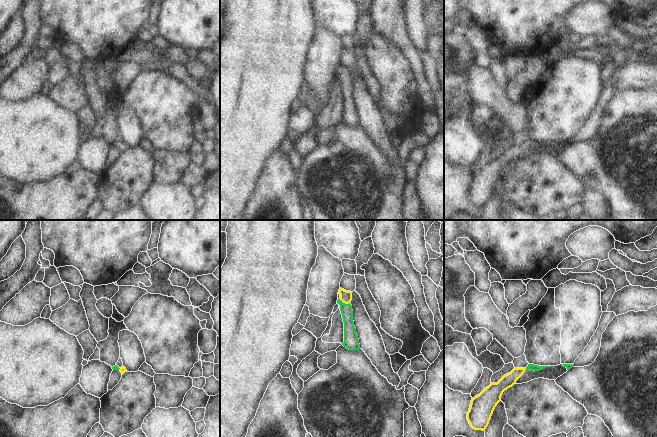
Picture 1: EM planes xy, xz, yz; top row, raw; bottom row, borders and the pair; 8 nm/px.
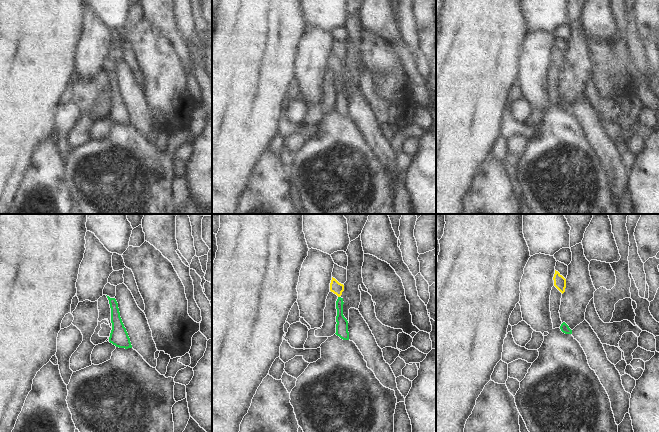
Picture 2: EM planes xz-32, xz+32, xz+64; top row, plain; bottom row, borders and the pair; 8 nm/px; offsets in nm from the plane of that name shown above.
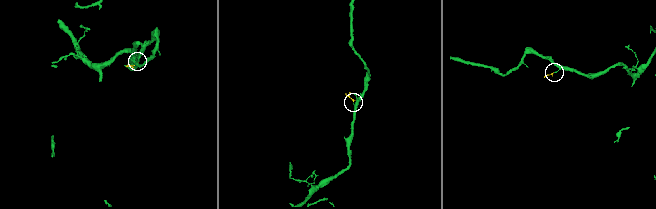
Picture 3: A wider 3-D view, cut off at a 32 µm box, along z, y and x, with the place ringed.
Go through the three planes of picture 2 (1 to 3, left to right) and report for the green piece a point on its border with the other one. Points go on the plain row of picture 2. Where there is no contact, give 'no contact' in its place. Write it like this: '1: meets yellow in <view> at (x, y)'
1: no contact
2: no contact
3: no contact

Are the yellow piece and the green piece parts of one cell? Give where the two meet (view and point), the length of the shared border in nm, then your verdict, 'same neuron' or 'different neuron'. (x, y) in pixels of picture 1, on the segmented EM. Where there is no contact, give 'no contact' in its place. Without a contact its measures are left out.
xz (344, 302) | 90 nm | same neuron

